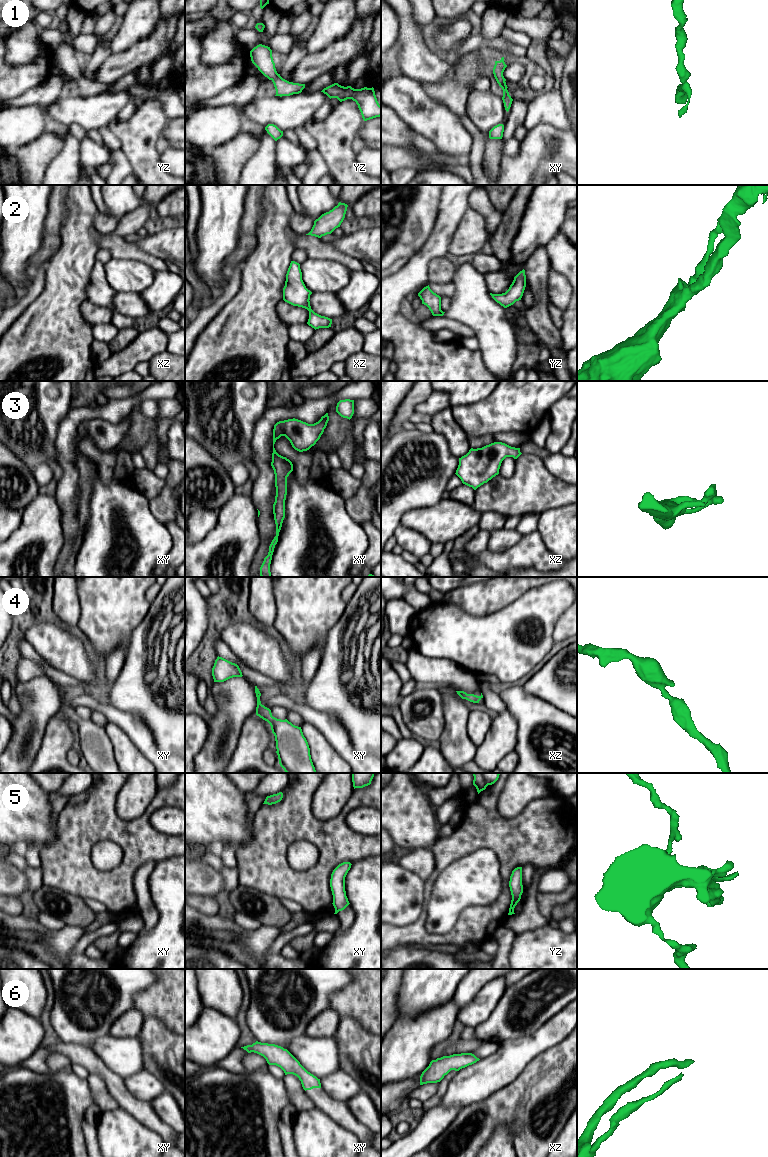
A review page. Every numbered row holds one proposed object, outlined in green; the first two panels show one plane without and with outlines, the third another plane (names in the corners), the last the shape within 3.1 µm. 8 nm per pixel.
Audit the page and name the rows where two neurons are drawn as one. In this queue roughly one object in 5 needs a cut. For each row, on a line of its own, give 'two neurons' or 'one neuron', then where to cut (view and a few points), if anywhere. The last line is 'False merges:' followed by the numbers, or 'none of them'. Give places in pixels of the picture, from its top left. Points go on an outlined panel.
1: one neuron; cut none
2: one neuron; cut none
3: one neuron; cut none
4: one neuron; cut none
5: one neuron; cut none
6: one neuron; cut none
False merges: none of them

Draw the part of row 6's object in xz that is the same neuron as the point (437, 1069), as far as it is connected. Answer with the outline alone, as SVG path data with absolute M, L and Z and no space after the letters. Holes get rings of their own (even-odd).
M472 1053L453 1054L432 1060L420 1076L420 1085L440 1082L451 1070L459 1071L479 1060Z

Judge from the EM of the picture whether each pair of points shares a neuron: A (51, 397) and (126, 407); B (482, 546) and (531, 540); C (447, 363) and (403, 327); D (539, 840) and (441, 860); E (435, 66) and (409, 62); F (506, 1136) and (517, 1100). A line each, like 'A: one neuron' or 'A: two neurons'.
A: two neurons
B: two neurons
C: one neuron
D: one neuron
E: one neuron
F: two neurons

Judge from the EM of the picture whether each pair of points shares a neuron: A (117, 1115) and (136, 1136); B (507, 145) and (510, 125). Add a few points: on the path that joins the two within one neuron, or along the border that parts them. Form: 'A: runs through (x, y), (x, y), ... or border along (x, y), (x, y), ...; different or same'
A: runs through (120, 1120), (131, 1131); same
B: border along (512, 137), (503, 140); different

